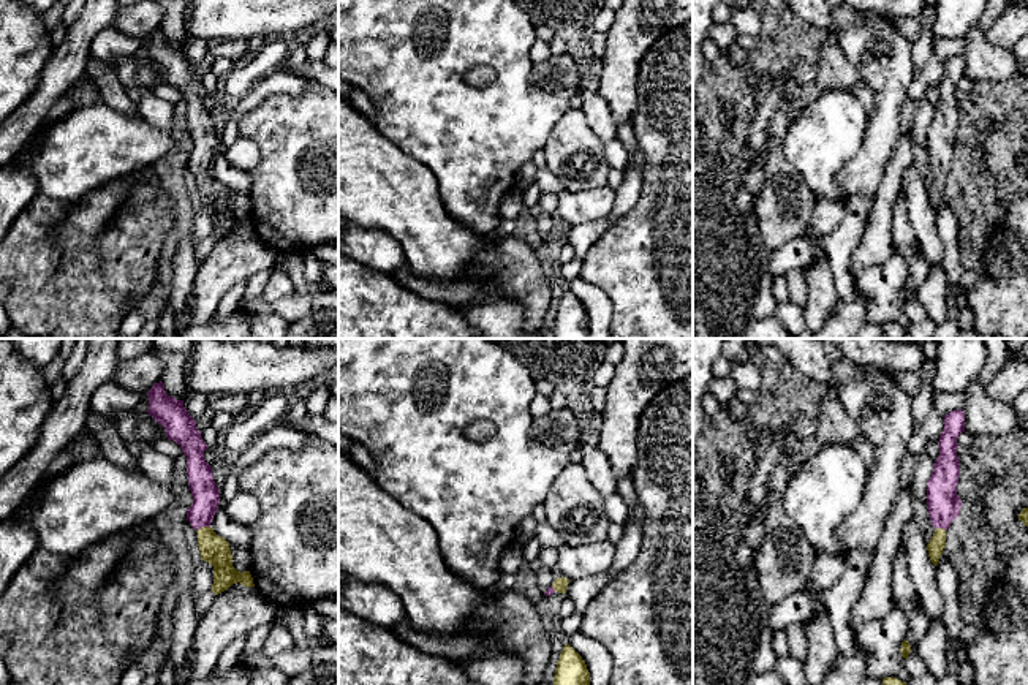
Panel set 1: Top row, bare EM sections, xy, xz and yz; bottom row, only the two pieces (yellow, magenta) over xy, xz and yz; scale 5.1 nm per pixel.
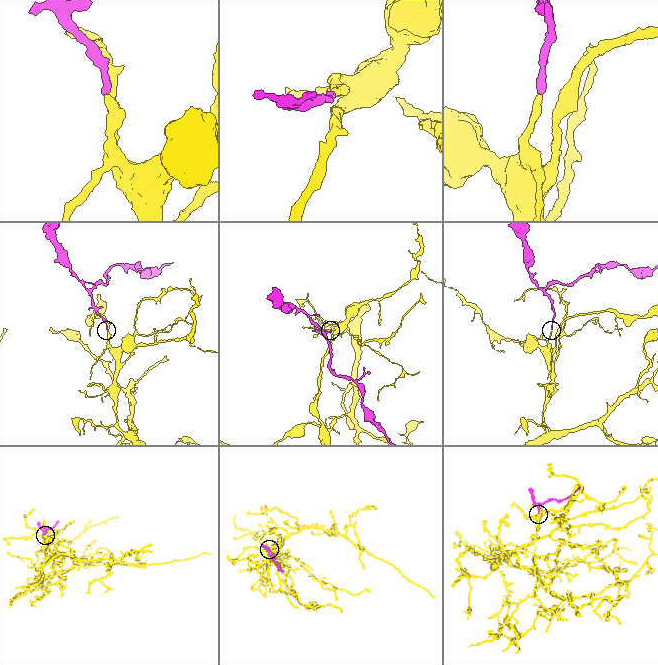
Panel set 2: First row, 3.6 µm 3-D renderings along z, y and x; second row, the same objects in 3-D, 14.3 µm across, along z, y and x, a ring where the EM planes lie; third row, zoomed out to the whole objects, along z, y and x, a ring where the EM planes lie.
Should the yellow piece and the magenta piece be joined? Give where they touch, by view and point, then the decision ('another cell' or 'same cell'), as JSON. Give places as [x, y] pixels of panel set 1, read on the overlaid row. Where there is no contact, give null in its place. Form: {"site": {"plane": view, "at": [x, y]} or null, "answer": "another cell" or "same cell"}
{"site": {"plane": "xy", "at": [203, 527]}, "answer": "same cell"}

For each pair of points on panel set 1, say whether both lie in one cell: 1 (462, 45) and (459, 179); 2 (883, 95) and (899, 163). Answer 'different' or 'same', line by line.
1: same
2: different

